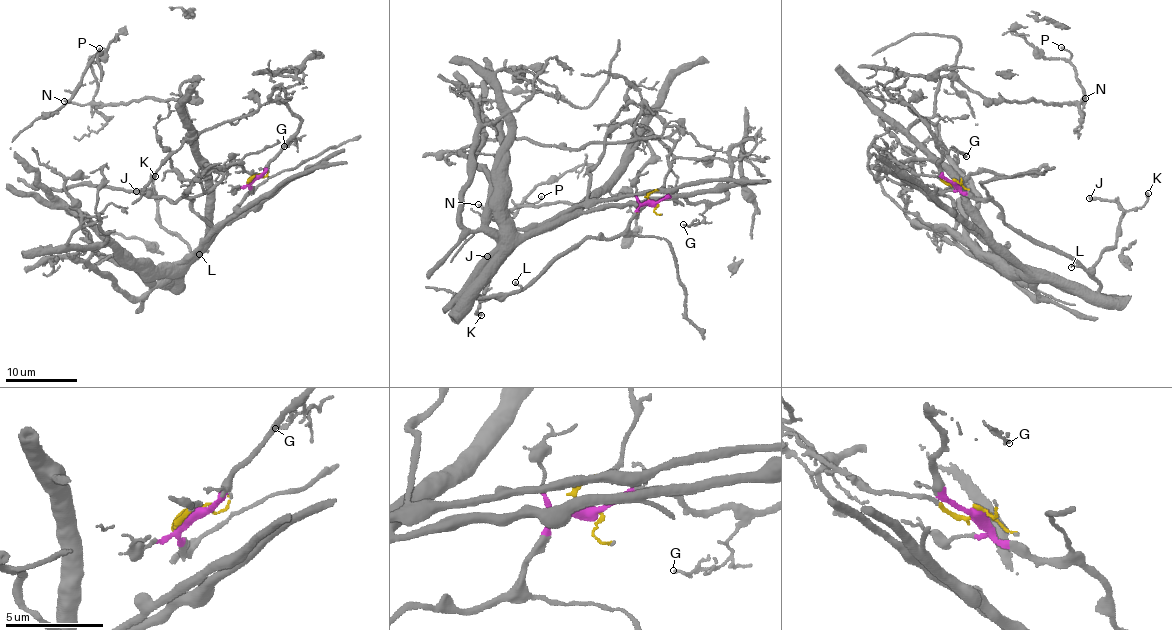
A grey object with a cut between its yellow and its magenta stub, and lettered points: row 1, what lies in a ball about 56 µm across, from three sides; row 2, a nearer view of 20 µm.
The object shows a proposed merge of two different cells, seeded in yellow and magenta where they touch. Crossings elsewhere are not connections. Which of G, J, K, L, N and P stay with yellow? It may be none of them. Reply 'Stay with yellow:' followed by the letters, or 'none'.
Stay with yellow: N, P

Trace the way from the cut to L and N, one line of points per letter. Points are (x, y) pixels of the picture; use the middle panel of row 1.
L: (652, 203), (644, 203), (636, 209), (629, 225), (616, 236), (585, 239), (522, 290), (514, 281)
N: (652, 203), (674, 145), (631, 149), (647, 127), (636, 143), (651, 160), (609, 198), (478, 205)

